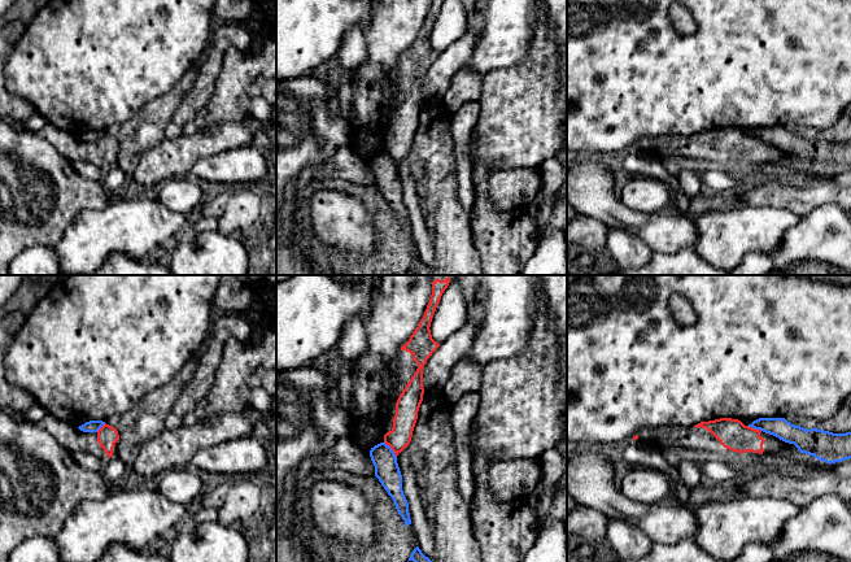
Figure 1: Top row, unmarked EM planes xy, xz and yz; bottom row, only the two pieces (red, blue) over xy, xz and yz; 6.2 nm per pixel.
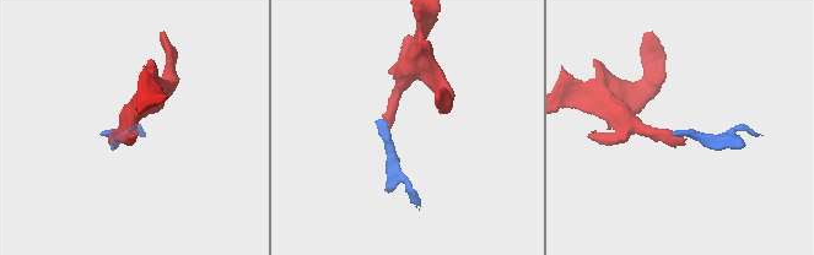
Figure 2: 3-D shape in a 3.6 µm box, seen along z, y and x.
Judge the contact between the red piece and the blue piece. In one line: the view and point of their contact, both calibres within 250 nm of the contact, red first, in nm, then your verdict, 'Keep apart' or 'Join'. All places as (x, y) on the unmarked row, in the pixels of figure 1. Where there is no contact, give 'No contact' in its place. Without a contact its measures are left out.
Touches red at xz (392, 158). Thickness 140 nm (red) against 150 nm. Keep apart

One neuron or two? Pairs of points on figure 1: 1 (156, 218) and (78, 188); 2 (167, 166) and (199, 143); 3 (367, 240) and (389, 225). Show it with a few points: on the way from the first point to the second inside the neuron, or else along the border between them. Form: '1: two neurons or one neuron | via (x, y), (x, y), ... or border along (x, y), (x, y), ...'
1: two neurons | border along (113, 197), (101, 209), (83, 210)
2: one neuron | via (175, 158), (191, 148)
3: two neurons | border along (363, 205), (370, 221), (379, 230), (389, 235)

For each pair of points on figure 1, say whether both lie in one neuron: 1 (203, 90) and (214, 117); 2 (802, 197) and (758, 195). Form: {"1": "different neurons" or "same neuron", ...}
{"1": "different neurons", "2": "same neuron"}

